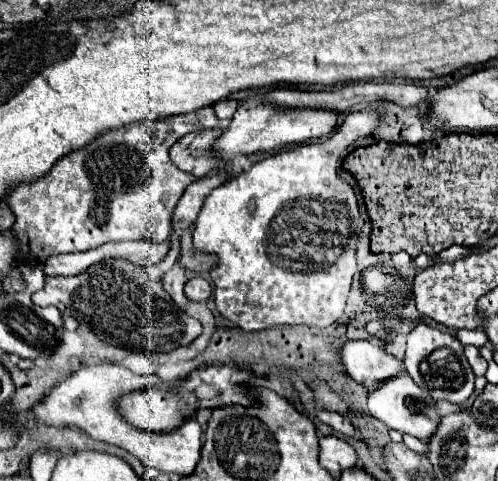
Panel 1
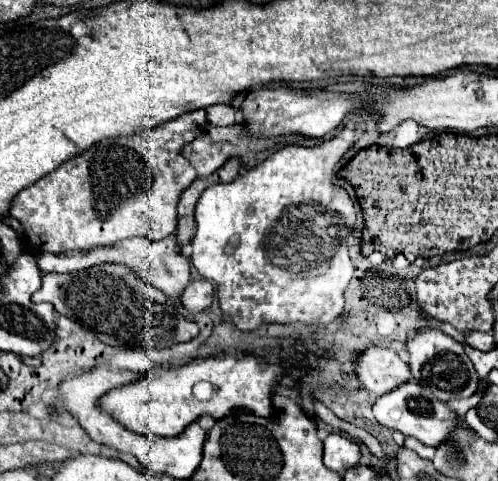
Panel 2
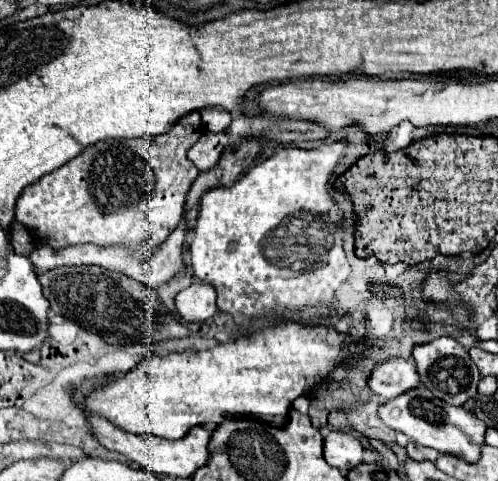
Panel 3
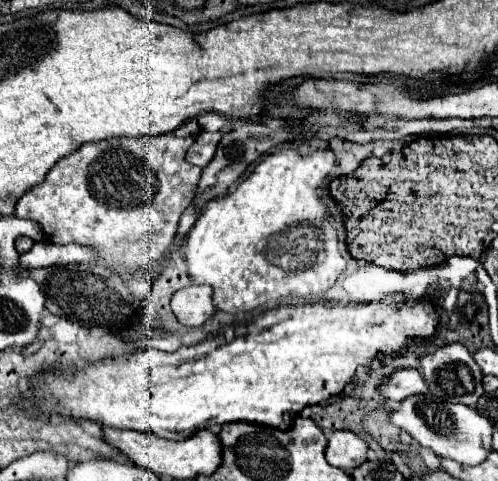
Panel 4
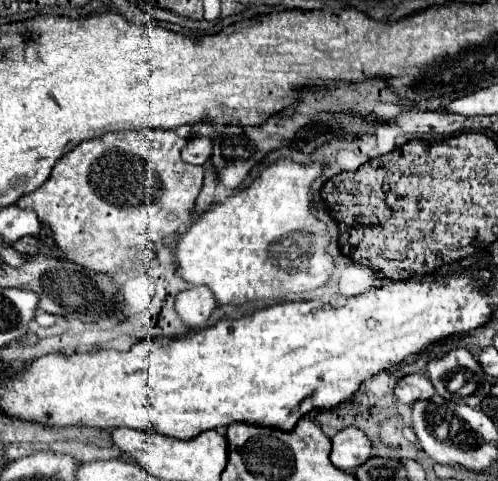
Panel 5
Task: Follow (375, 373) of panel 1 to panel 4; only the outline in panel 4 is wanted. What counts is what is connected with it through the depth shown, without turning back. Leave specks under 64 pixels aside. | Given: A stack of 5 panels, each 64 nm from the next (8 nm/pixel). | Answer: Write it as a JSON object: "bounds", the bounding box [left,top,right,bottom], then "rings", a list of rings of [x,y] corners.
{"bounds":[376,368,428,402],"rings":[[[398,368],[390,376],[384,376],[376,390],[388,400],[400,402],[416,392],[428,392],[428,386],[416,368]]]}

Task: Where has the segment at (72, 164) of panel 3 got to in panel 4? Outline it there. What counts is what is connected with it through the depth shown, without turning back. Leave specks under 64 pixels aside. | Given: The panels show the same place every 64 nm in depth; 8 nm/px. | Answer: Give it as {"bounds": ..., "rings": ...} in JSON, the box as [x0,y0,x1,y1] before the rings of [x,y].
{"bounds":[16,118,202,268],"rings":[[[190,118],[170,134],[90,142],[78,148],[74,156],[60,160],[38,186],[24,192],[16,204],[16,216],[40,224],[44,238],[52,244],[86,244],[114,254],[114,262],[122,262],[128,268],[146,268],[150,262],[162,258],[162,254],[170,248],[180,214],[194,198],[202,168],[186,162],[186,150],[198,134],[200,124],[196,118]]]}

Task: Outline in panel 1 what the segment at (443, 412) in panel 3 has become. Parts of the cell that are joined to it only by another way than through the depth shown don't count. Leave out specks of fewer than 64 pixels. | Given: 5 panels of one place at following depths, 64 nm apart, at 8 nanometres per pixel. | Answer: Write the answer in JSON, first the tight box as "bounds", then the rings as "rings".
{"bounds":[368,374,440,440],"rings":[[[408,374],[394,376],[388,380],[382,380],[370,394],[368,394],[368,412],[384,422],[388,428],[394,428],[404,434],[412,434],[420,440],[426,440],[436,430],[436,424],[440,422],[440,416],[434,410],[434,400],[424,392]]]}

